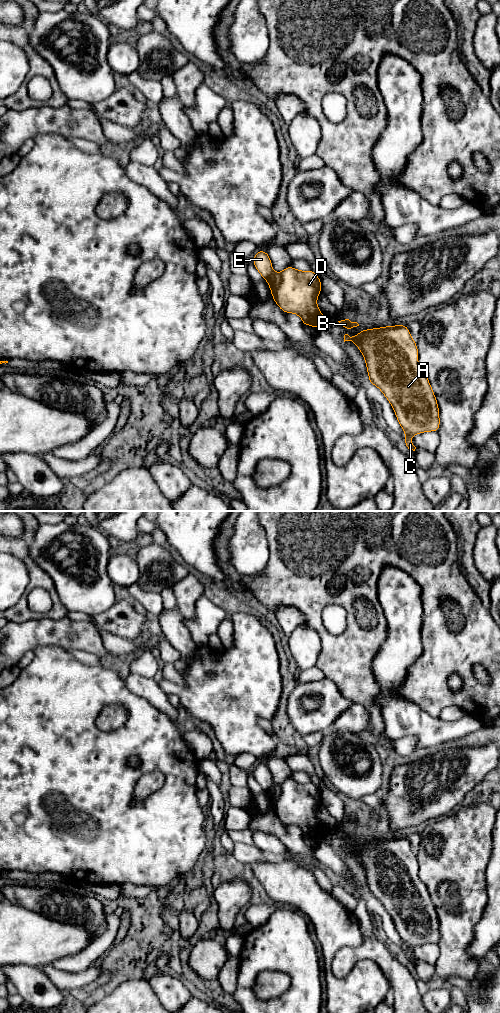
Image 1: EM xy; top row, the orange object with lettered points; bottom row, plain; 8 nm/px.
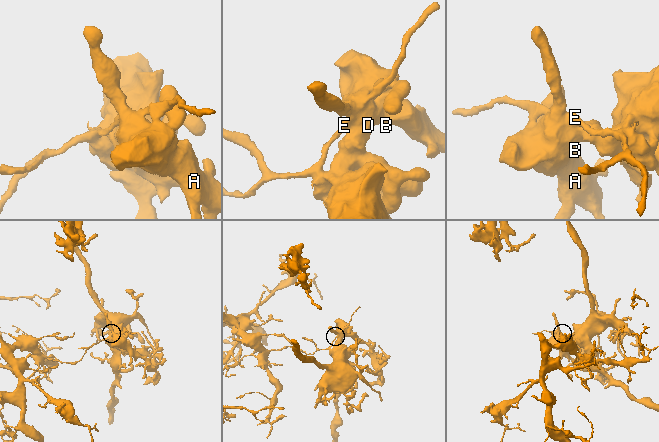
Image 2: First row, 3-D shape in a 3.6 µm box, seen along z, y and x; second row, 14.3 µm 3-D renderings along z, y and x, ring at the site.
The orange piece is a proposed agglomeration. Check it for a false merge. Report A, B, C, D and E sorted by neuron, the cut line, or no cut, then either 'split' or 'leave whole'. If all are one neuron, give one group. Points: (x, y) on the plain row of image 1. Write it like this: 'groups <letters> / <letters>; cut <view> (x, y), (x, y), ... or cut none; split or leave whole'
groups A B C D / E; cut xy (273, 784), (266, 791); split

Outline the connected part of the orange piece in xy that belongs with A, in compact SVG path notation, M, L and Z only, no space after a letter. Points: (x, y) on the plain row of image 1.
M404 836L395 838L386 838L373 841L365 841L355 849L344 847L344 854L352 853L361 863L365 870L365 876L369 887L369 896L377 898L385 907L393 919L397 932L403 943L407 946L402 949L403 954L408 961L415 963L416 959L411 953L413 947L432 943L438 944L440 939L439 919L429 895L426 885L418 876L418 859L412 851L410 843Z

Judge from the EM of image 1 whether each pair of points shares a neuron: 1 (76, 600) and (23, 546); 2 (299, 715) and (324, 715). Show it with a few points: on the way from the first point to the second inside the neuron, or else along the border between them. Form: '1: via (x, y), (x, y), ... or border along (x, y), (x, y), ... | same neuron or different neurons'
1: border along (35, 530), (29, 556), (44, 570) | different neurons
2: via (305, 715), (318, 715) | same neuron

